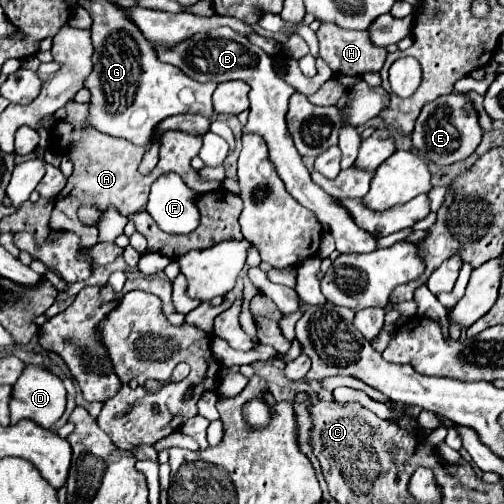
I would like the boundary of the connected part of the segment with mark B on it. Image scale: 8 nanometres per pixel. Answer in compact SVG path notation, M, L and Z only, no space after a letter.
M216 28L208 34L196 34L194 38L188 38L188 42L182 42L180 46L174 46L172 50L158 46L156 48L162 62L170 62L178 66L186 76L192 76L192 80L198 82L224 82L224 80L244 80L250 84L250 118L244 126L244 133L260 134L268 144L270 160L274 162L282 182L286 184L286 190L308 210L316 214L316 218L324 224L328 224L330 234L336 240L338 252L374 252L378 248L378 236L370 234L368 230L360 228L350 212L340 206L336 198L326 194L320 186L316 186L310 180L310 172L304 166L286 126L286 112L288 112L288 98L296 92L290 84L286 84L274 70L272 58L260 50L258 46L250 44L246 36L236 34L230 28Z

